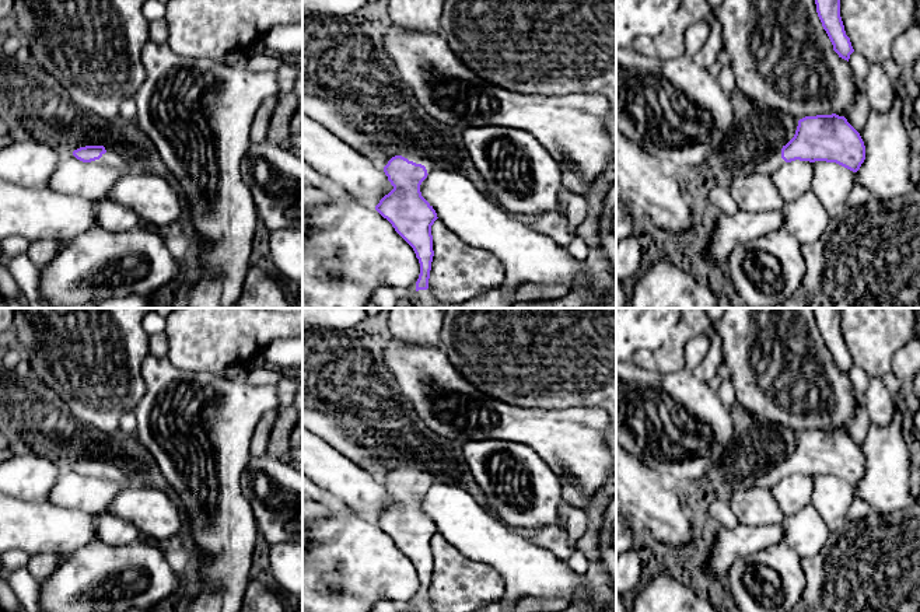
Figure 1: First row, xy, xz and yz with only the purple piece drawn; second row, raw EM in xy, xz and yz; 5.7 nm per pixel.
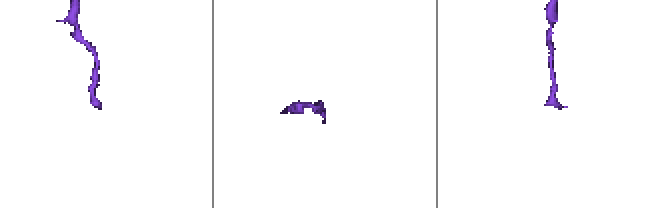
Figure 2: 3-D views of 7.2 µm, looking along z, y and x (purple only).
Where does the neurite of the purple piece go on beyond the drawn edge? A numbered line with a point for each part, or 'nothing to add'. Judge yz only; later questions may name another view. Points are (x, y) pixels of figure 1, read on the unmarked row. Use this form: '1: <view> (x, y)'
1: yz (773, 475)

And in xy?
1: xy (112, 471)

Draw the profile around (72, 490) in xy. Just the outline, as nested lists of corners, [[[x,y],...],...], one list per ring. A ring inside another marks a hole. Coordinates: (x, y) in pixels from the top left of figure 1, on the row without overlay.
[[[60,468],[46,501],[97,515],[123,490],[126,489],[113,480],[83,476],[73,468]]]

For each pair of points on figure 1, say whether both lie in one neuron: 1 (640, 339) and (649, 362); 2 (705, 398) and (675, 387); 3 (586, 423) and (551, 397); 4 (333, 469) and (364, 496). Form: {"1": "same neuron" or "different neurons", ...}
{"1": "different neurons", "2": "same neuron", "3": "different neurons", "4": "same neuron"}

